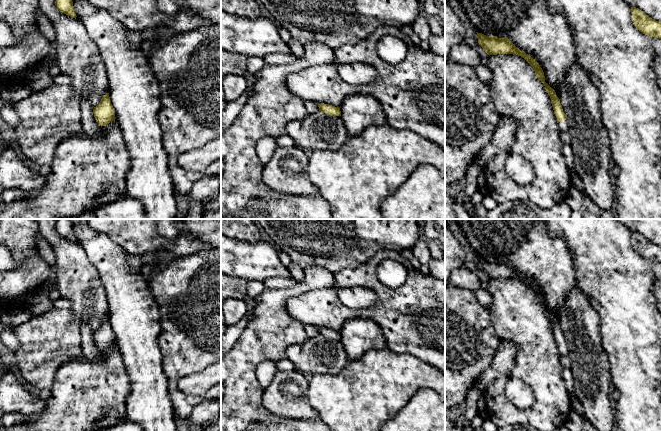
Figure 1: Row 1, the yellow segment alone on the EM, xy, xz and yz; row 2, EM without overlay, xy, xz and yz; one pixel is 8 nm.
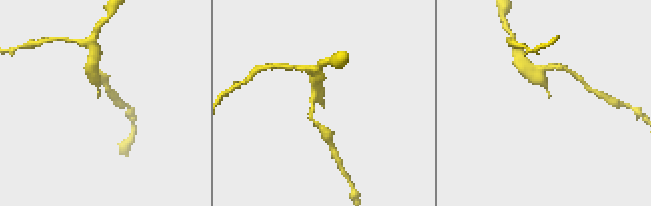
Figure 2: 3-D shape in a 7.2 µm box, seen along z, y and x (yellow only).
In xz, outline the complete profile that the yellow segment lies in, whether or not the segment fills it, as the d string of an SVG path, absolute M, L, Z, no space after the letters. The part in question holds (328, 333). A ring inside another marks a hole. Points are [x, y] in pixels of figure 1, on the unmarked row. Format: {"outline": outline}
{"outline": "M324 327L318 328L318 331L319 331L319 335L321 335L327 339L341 340L341 335L340 335L339 331L335 331L335 330L332 330L329 328L324 328Z"}

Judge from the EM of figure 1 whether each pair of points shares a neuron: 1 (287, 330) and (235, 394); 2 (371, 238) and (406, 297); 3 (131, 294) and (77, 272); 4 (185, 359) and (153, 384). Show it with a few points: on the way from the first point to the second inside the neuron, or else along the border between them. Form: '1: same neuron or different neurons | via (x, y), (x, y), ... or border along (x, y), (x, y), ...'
1: same neuron | via (270, 342), (240, 372), (240, 377)
2: different neurons | border along (399, 251), (378, 251), (369, 260), (360, 265)
3: different neurons | border along (89, 260), (98, 273), (108, 303)
4: different neurons | border along (160, 351), (170, 397)

